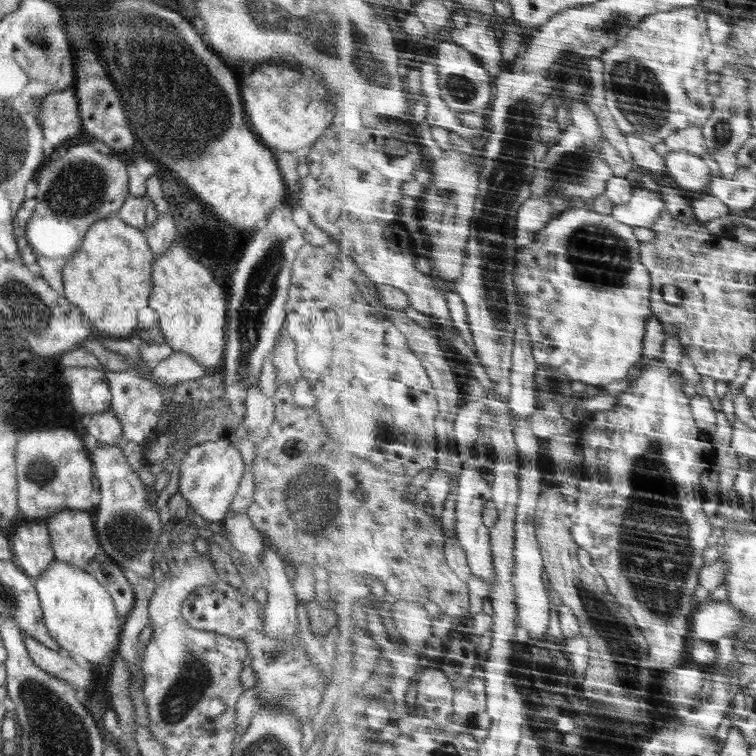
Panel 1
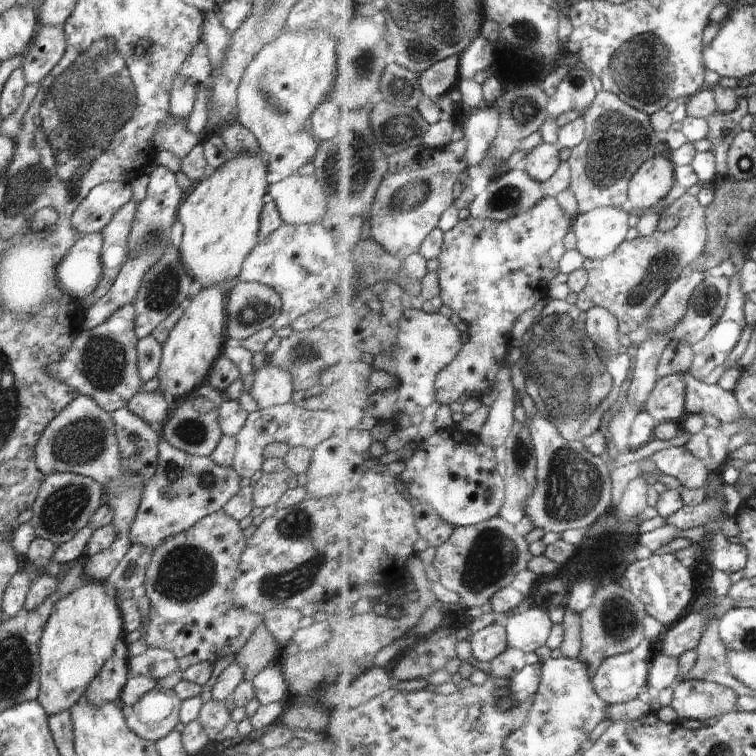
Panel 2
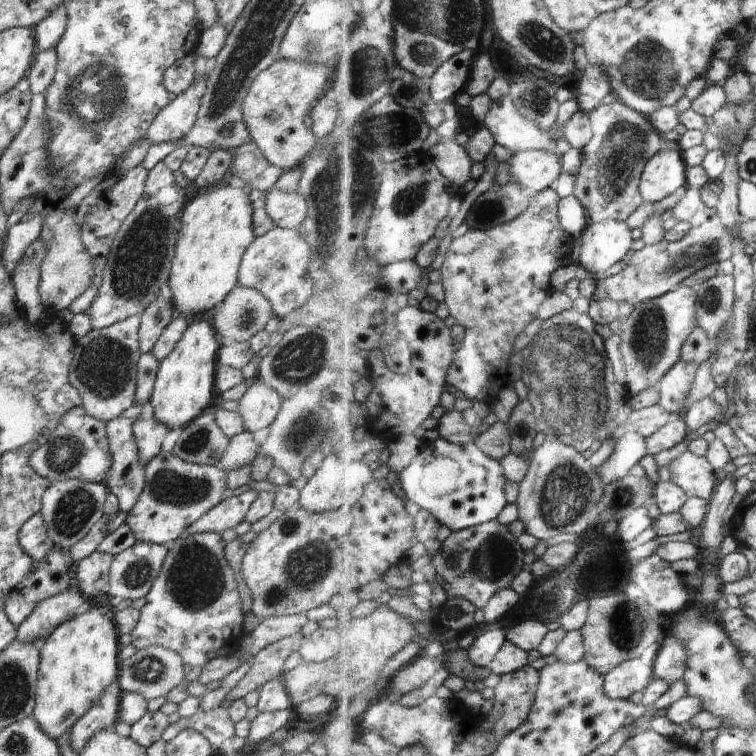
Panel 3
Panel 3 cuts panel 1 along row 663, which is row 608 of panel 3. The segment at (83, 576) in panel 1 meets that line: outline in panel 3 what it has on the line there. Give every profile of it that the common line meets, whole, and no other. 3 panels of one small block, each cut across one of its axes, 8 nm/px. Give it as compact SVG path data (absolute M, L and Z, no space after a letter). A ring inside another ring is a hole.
M86 606L52 630L39 646L32 716L42 731L56 742L98 702L118 674L120 635L111 614L104 611L98 606Z

